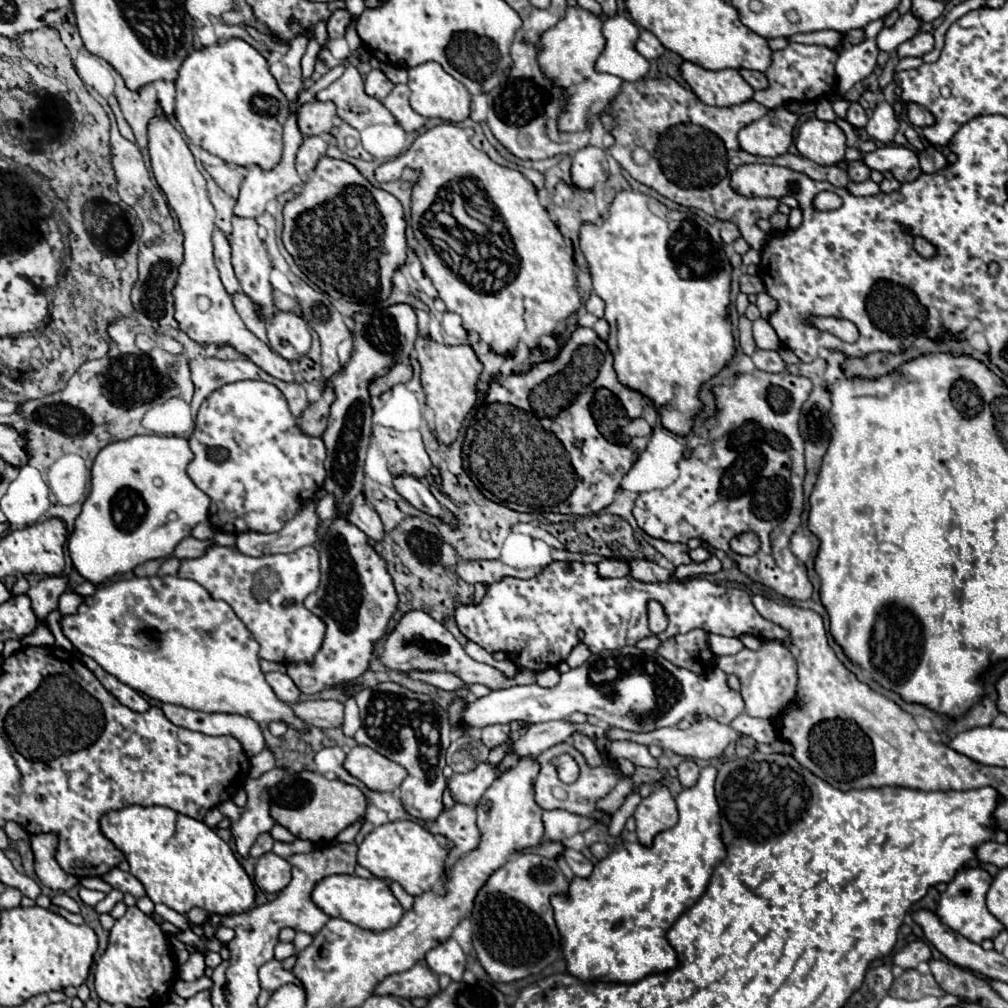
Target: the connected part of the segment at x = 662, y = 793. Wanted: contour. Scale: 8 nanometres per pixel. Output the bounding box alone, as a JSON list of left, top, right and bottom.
[633,784,679,844]

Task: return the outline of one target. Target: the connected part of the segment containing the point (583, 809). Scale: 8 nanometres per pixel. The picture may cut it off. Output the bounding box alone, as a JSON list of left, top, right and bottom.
[535,742,619,824]

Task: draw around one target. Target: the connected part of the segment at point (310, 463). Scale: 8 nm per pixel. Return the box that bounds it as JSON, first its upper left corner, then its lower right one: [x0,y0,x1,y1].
[187,380,327,532]

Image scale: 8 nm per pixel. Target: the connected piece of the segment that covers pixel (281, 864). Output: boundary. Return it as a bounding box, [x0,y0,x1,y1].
[255,852,291,894]

